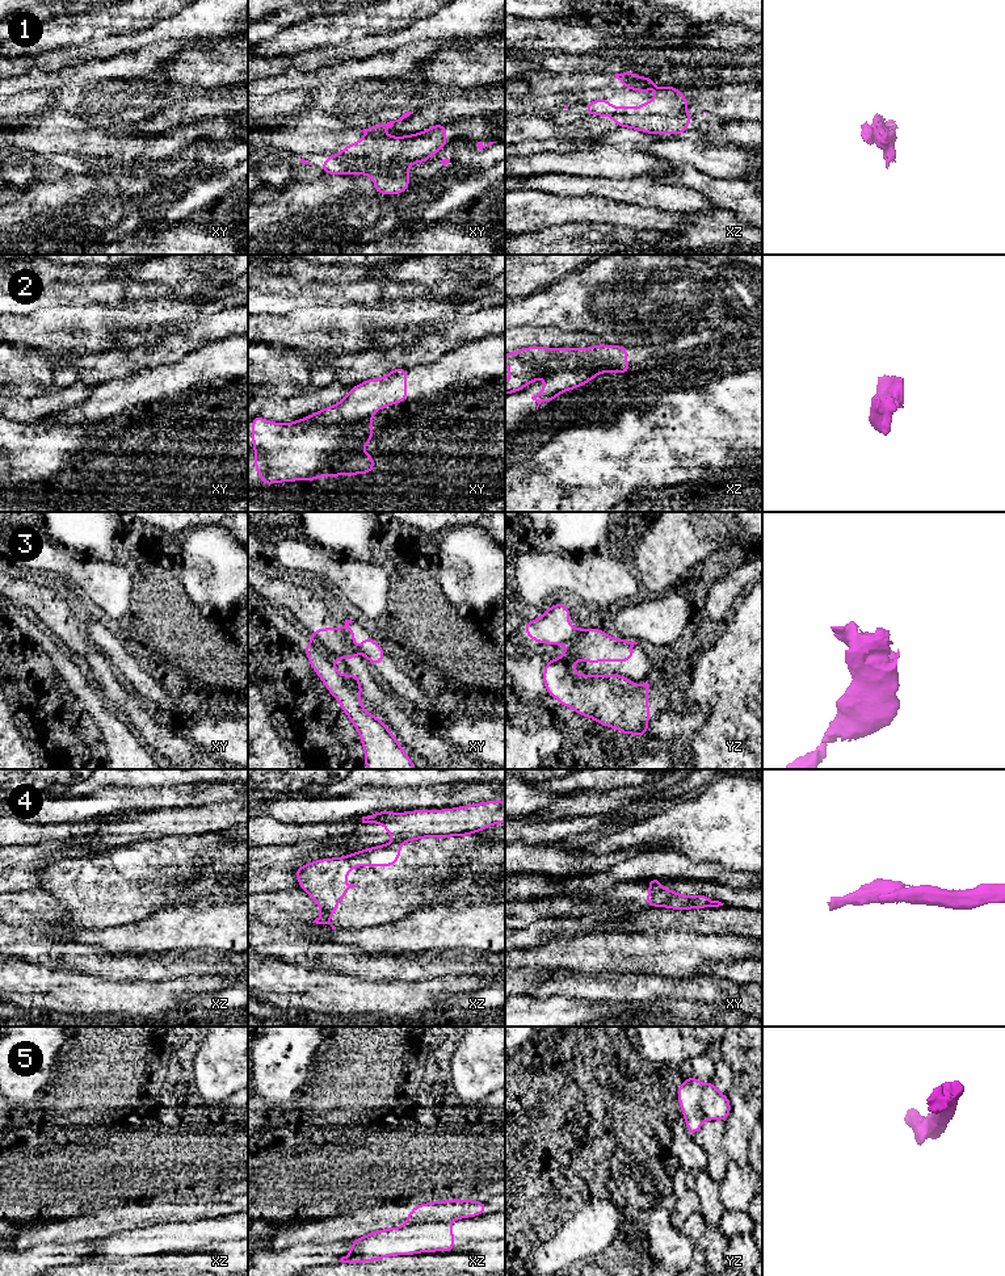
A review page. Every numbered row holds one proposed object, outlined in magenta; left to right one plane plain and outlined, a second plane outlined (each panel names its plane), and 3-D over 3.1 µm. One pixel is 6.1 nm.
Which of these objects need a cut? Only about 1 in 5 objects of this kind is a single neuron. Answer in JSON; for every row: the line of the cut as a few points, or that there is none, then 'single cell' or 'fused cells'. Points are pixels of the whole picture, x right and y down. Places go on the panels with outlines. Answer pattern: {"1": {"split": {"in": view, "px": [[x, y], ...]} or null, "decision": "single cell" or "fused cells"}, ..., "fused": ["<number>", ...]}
{"1": {"split": {"in": "xy", "px": [[413, 159], [396, 156], [368, 164], [360, 158], [345, 172]]}, "decision": "fused cells"}, "2": {"split": {"in": "xy", "px": [[371, 412], [356, 419], [329, 423], [308, 422], [305, 419]]}, "decision": "fused cells"}, "3": {"split": {"in": "xy", "px": [[341, 630], [350, 643]]}, "decision": "fused cells"}, "4": {"split": {"in": "xz", "px": [[395, 839], [404, 842]]}, "decision": "fused cells"}, "5": {"split": {"in": "xz", "px": [[448, 1221], [415, 1222], [407, 1226]]}, "decision": "fused cells"}, "fused": ["1", "2", "3", "4", "5"]}

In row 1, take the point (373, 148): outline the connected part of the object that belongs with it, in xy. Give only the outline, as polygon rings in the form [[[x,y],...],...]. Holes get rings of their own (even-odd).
[[[407,112],[396,121],[359,130],[365,133],[363,140],[357,140],[338,154],[328,156],[319,169],[323,173],[344,175],[356,165],[359,158],[369,165],[378,161],[395,160],[398,156],[404,161],[420,160],[440,151],[449,143],[445,131],[446,123],[437,123],[425,131],[407,137],[377,135],[380,131],[384,133],[388,127],[392,127],[395,122],[401,122],[411,114],[412,112]]]

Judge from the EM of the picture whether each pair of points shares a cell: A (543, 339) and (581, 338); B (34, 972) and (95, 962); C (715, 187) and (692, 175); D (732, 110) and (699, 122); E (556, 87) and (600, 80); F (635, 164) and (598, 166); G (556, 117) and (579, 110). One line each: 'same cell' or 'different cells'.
A: same cell
B: different cells
C: same cell
D: different cells
E: same cell
F: same cell
G: same cell

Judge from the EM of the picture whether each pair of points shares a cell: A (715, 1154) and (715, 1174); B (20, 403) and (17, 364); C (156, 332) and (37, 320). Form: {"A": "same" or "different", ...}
{"A": "same", "B": "same", "C": "same"}

